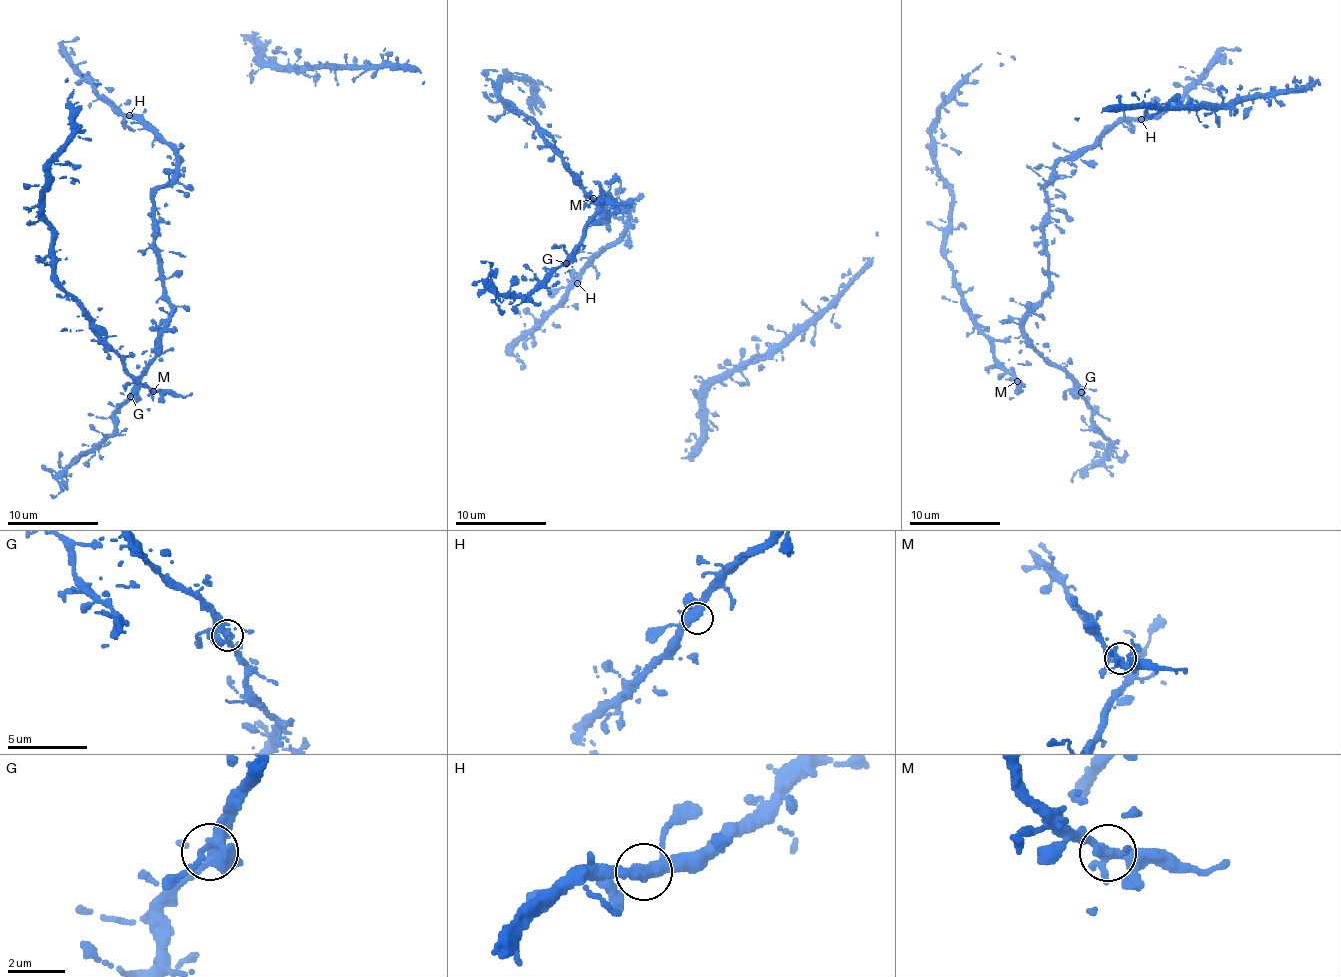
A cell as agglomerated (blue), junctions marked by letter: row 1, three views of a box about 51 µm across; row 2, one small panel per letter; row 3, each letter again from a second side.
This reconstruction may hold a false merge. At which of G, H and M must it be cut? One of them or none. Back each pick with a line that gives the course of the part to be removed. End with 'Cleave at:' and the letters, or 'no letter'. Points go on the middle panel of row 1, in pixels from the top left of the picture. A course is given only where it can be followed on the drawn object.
Cleave at: no letter

